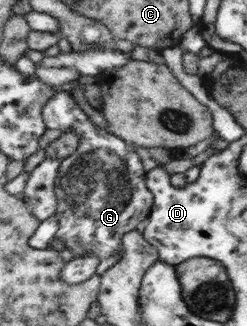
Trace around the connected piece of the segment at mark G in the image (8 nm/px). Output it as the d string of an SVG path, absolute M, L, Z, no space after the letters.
M68 89L54 94L44 104L42 117L46 129L76 132L82 136L78 149L70 156L64 157L54 181L54 193L57 200L54 217L57 217L58 224L60 224L54 239L63 241L65 248L69 249L74 257L82 256L86 252L94 252L101 260L108 258L116 251L120 251L121 239L125 232L134 230L138 223L150 216L153 207L153 193L145 185L146 171L143 169L142 161L128 142L92 123Z

